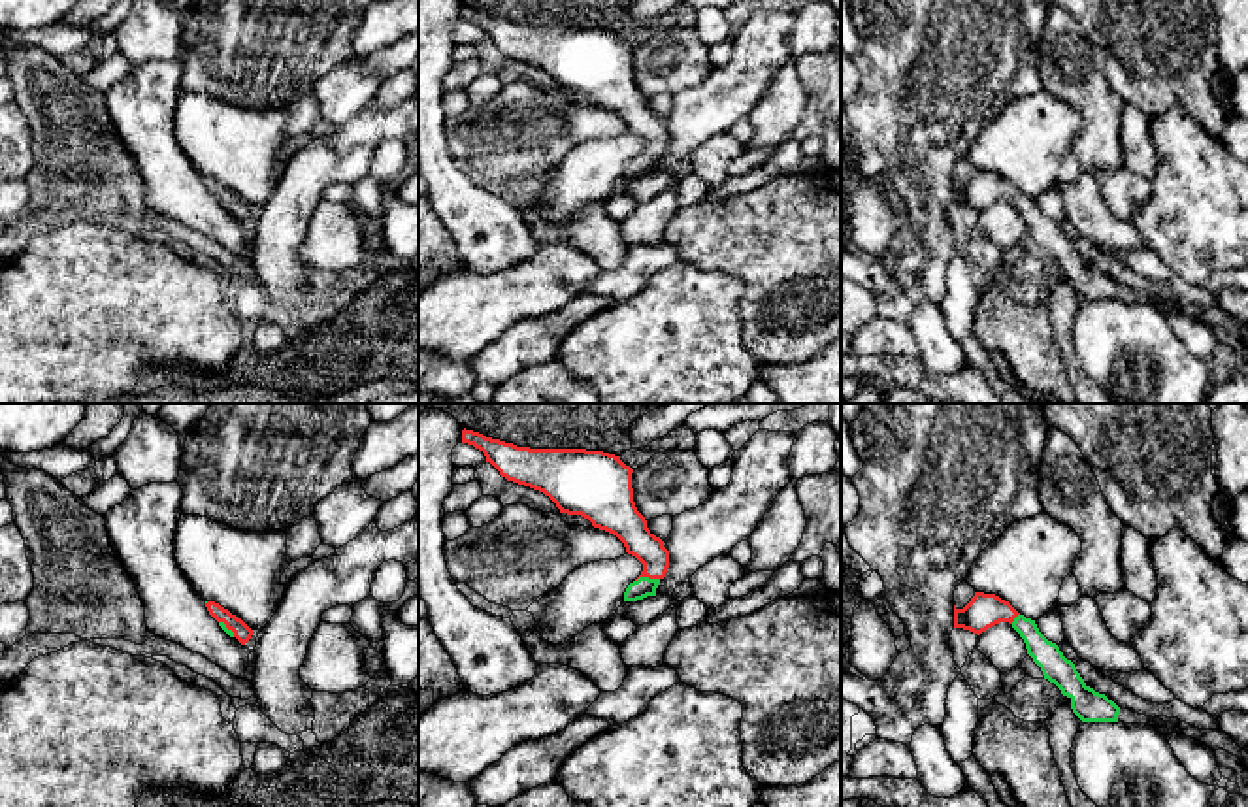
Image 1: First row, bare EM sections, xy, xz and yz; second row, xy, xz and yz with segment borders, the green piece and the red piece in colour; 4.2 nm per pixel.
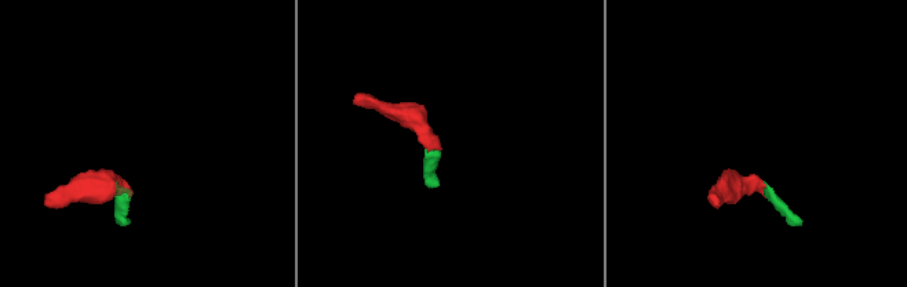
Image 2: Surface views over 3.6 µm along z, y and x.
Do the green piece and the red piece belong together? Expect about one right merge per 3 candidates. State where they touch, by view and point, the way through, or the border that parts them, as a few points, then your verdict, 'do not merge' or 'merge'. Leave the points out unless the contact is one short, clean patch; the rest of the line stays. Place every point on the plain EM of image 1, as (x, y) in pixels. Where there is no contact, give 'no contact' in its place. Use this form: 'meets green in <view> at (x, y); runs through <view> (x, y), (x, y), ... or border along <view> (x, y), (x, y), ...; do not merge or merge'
meets green in xz at (647, 155); runs through xz (643, 164), (647, 155), (649, 129), (626, 100); merge

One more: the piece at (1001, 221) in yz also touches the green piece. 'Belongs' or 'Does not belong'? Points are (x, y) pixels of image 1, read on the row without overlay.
Does not belong

